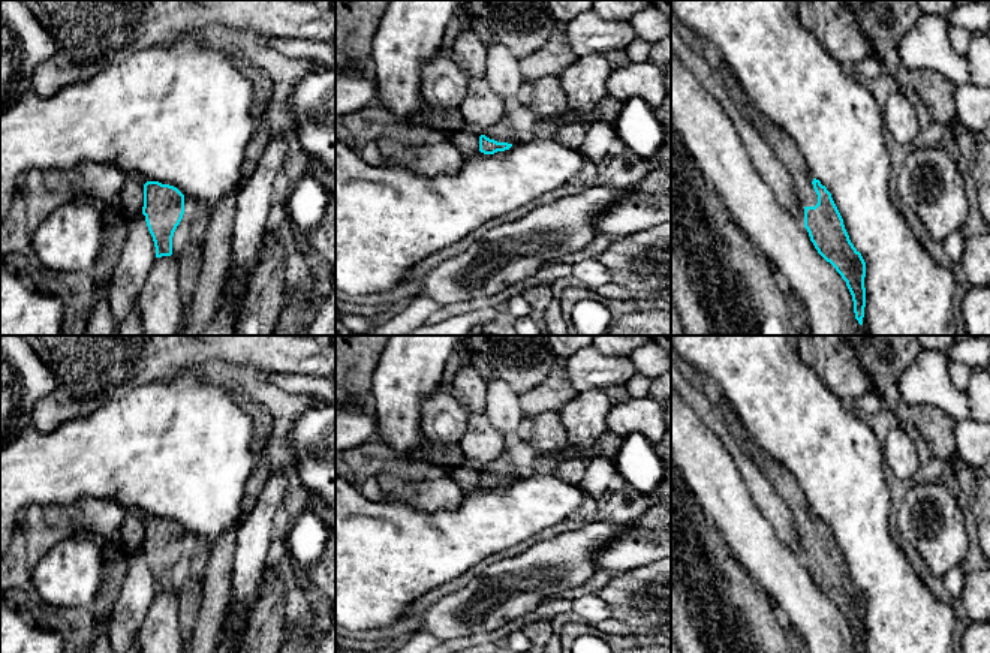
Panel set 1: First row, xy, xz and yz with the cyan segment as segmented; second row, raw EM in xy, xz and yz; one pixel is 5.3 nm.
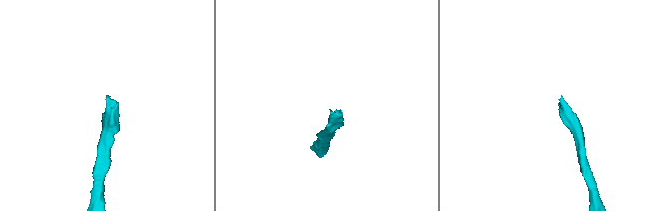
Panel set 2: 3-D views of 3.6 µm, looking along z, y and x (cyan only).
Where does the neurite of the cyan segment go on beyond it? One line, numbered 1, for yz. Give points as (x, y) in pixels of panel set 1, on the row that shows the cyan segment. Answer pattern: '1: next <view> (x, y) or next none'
1: next yz (784, 147)

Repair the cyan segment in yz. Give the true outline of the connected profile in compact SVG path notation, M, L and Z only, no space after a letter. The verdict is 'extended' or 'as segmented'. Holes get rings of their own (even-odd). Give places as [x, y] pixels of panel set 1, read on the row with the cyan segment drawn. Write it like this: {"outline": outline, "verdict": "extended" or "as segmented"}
{"outline": "M720 66L719 75L738 109L759 130L791 175L795 192L804 205L804 228L810 241L846 282L854 301L855 319L863 325L866 262L851 243L831 193L813 177L791 136L759 111L729 70Z", "verdict": "extended"}

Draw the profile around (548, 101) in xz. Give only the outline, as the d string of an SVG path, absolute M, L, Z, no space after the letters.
M544 76L533 82L530 109L544 118L566 118L568 97L559 76Z

